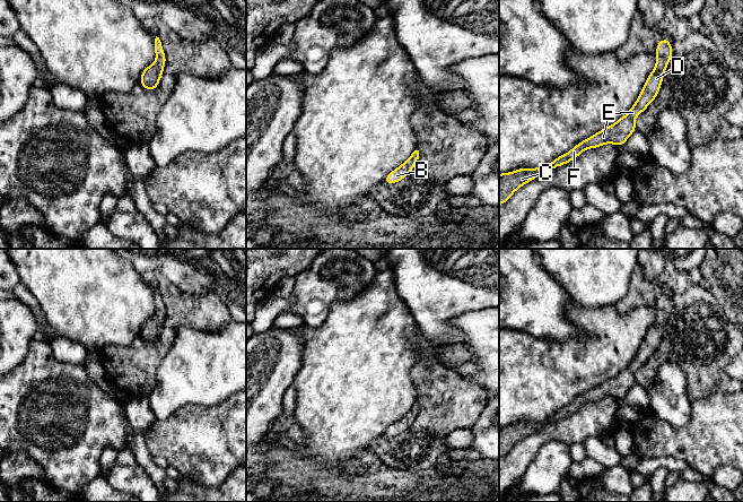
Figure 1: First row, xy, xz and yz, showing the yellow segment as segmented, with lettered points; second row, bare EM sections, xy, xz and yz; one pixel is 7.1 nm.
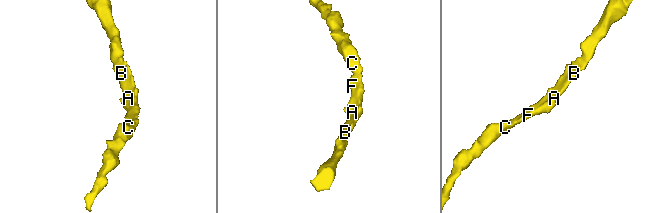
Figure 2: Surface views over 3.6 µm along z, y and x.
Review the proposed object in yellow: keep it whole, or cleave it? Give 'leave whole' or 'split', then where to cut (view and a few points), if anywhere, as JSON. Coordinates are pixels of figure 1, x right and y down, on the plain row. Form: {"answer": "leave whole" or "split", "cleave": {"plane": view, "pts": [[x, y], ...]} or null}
{"answer": "leave whole", "cleave": null}

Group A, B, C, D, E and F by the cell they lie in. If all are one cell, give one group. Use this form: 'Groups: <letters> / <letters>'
Groups: A B C D E F

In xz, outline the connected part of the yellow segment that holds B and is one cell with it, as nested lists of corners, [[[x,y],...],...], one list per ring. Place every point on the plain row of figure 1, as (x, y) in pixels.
[[[414,404],[411,407],[410,412],[407,413],[399,421],[393,423],[391,426],[388,426],[383,435],[387,438],[394,438],[405,432],[410,427],[412,422],[416,419],[418,413],[419,413],[419,404]]]

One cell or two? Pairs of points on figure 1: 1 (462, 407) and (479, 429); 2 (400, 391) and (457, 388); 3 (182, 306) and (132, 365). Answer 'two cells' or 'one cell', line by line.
1: two cells
2: two cells
3: one cell

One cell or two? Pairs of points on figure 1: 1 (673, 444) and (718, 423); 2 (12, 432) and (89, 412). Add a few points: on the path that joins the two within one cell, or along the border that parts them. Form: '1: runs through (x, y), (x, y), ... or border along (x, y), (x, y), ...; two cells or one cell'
1: runs through (684, 443), (698, 443), (707, 434); one cell
2: runs through (32, 414), (70, 414); one cell

